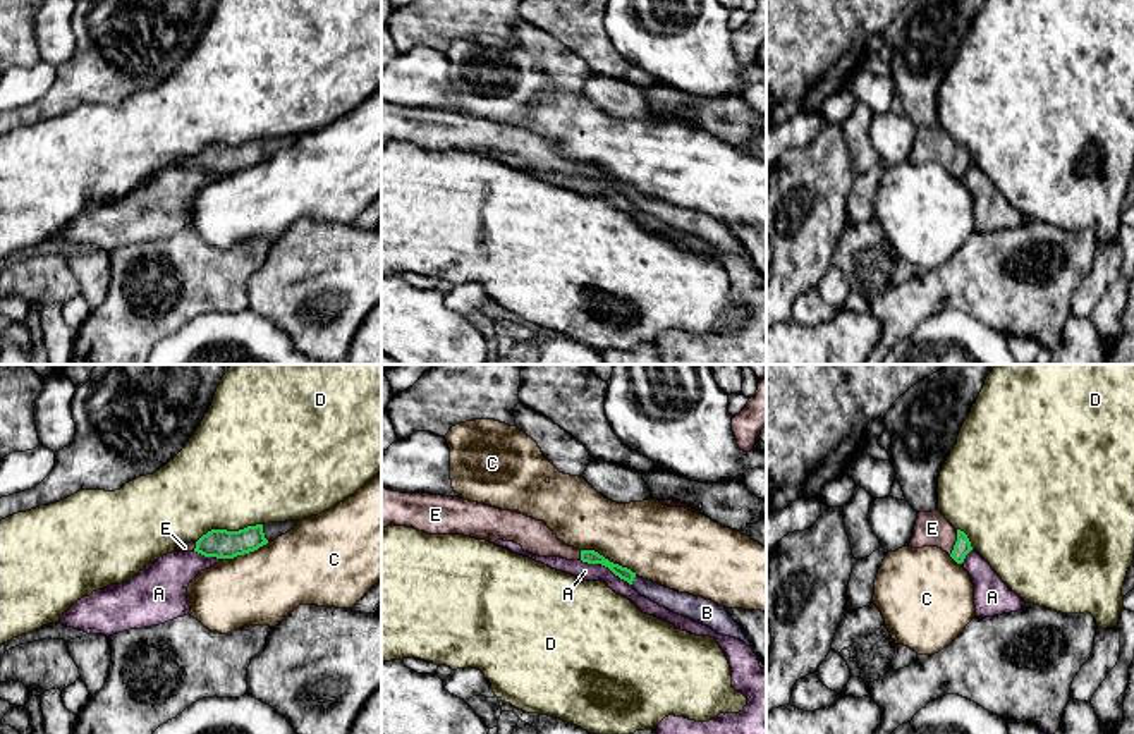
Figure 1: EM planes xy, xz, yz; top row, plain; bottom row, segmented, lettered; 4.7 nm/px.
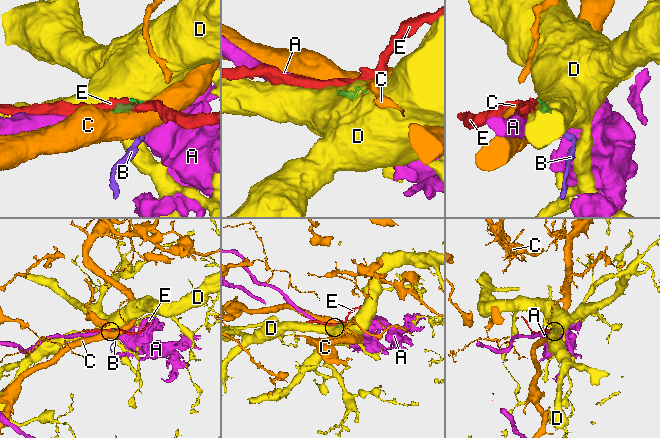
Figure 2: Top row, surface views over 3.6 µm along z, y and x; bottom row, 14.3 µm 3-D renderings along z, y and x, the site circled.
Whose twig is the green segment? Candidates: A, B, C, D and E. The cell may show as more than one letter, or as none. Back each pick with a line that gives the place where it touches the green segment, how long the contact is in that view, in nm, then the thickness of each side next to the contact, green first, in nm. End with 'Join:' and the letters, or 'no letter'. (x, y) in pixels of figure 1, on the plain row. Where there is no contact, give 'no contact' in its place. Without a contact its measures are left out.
B: meets green in xz at (633, 195); contact 50 nm long; 60 nm thick on the green side, 100 nm on the other
E: meets green in yz at (956, 157); contact 130 nm long; 80 nm thick on the green side, 160 nm on the other
Join: B, E

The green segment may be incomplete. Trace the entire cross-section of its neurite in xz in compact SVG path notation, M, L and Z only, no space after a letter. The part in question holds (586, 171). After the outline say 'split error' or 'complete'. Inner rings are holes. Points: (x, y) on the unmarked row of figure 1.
M381 101L381 144L387 141L414 143L428 150L462 150L490 158L497 155L514 156L533 170L601 179L632 199L641 211L751 261L749 253L729 230L725 222L703 211L679 208L643 194L631 184L610 177L594 165L569 162L543 136L519 127L502 125L459 112L400 108Z; split error

